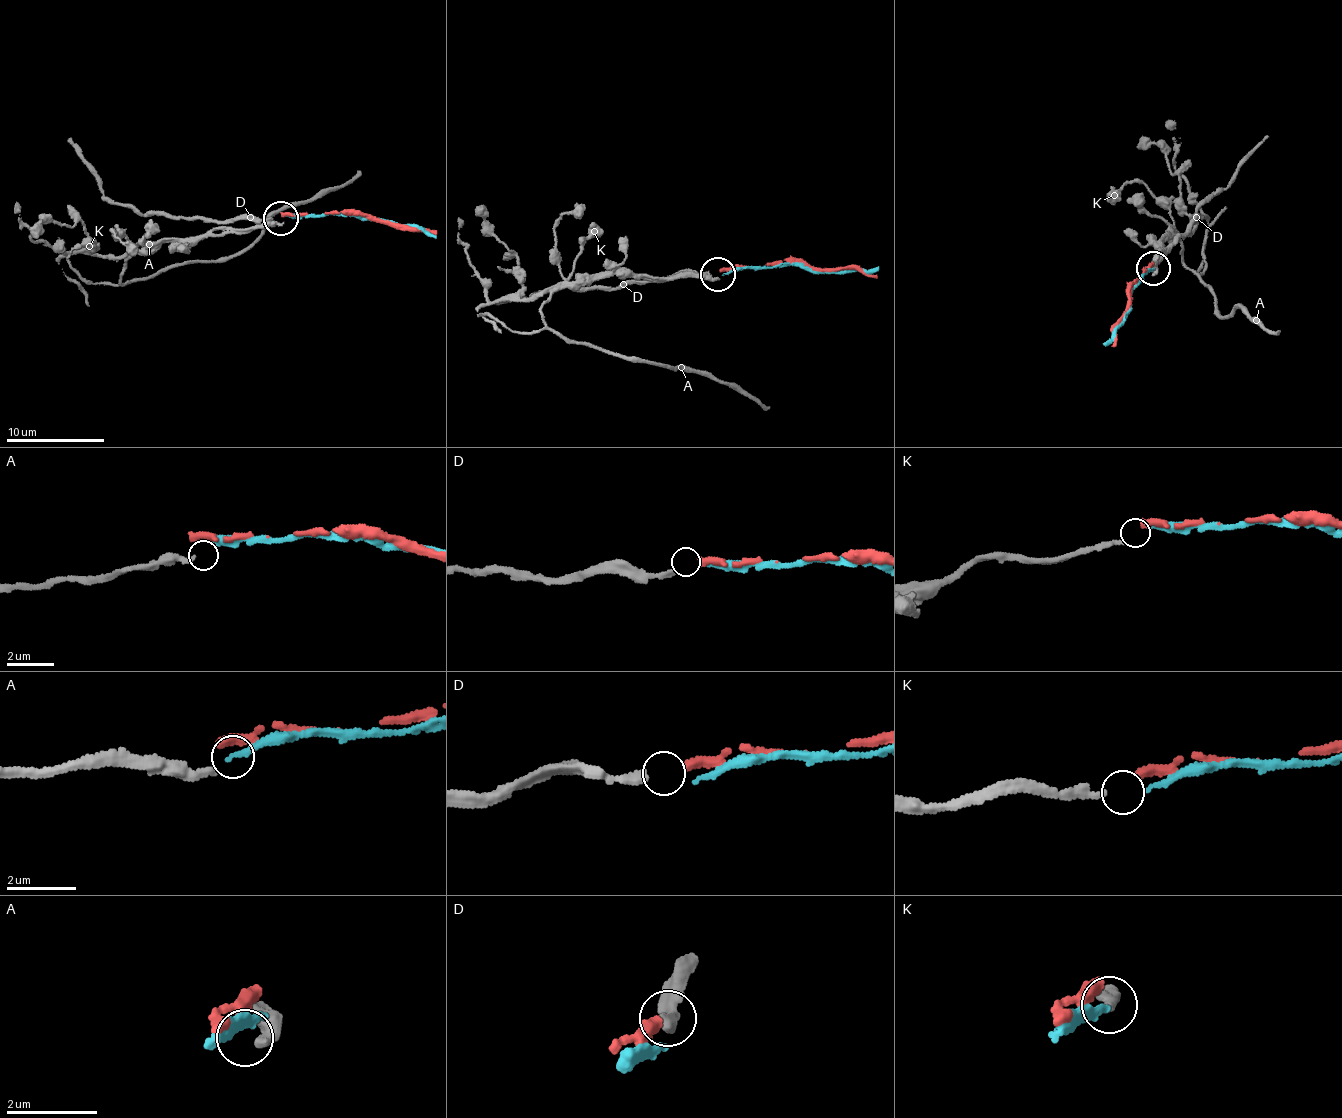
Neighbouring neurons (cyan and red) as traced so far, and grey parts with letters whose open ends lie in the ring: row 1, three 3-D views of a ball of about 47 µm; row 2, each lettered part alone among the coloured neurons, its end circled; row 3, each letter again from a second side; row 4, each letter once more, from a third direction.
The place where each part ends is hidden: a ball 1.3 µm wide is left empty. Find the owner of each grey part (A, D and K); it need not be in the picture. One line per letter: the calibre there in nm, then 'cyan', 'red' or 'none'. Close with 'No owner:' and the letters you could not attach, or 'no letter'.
A: 240 nm | none
D: 240 nm | red
K: 200 nm | cyan
No owner: A

